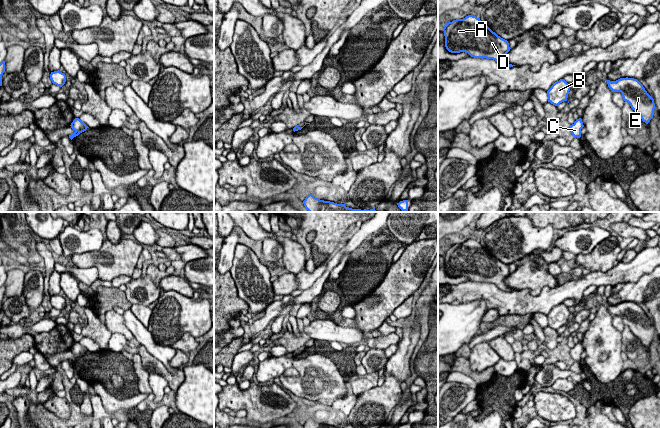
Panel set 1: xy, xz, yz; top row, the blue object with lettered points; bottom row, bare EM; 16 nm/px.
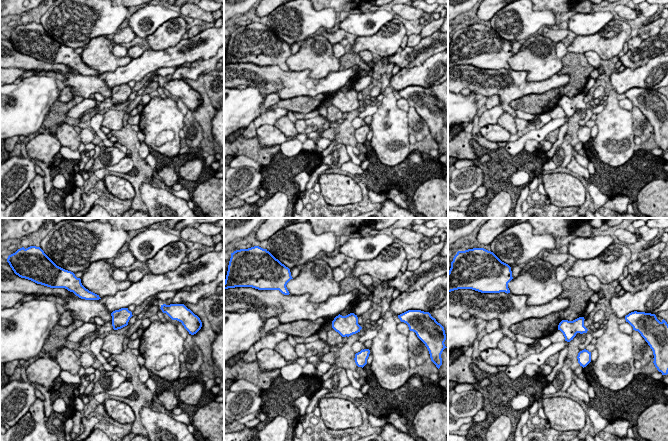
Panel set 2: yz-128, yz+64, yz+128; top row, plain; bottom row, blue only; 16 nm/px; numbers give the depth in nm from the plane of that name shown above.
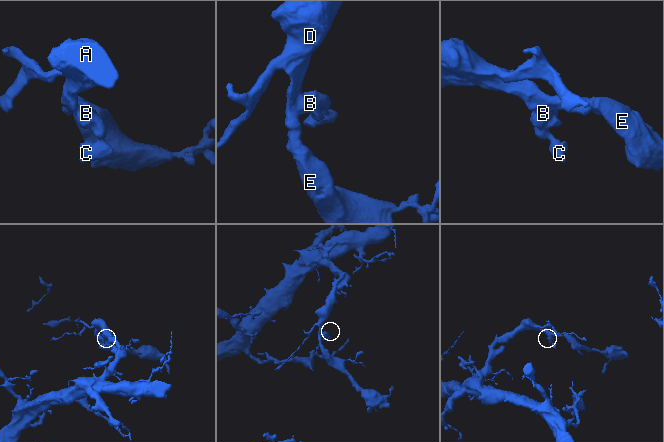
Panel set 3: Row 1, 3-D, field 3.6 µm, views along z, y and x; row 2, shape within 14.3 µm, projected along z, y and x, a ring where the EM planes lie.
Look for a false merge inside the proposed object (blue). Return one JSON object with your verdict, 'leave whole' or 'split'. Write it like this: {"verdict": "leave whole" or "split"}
{"verdict": "leave whole"}

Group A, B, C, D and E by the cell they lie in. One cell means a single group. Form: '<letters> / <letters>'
A B C D E

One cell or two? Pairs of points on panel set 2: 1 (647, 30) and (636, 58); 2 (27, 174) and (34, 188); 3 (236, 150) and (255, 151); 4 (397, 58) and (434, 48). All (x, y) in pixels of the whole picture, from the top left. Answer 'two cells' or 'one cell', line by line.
1: two cells
2: two cells
3: one cell
4: one cell

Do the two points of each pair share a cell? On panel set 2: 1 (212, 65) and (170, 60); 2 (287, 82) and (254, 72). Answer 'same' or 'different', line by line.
1: different
2: same

